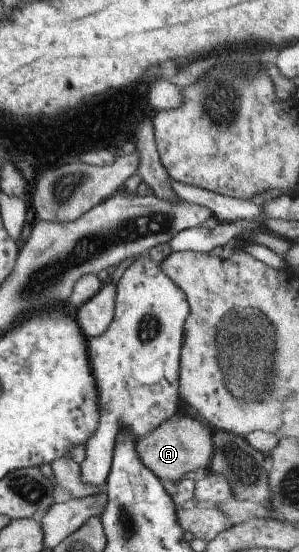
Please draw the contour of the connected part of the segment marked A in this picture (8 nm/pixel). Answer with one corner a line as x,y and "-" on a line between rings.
173,415
166,418
149,434
137,438
136,453
140,461
159,480
174,482
187,472
207,472
213,454
212,434
212,428
205,427
204,424
187,415

